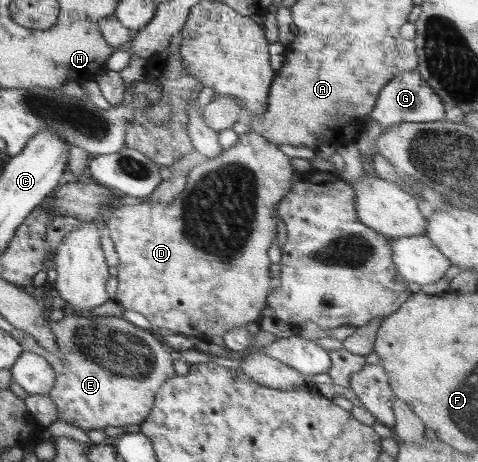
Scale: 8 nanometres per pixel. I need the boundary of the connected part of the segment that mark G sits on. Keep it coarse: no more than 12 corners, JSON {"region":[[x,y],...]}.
{"region":[[417,69],[379,93],[372,120],[383,132],[445,118],[445,104]]}

